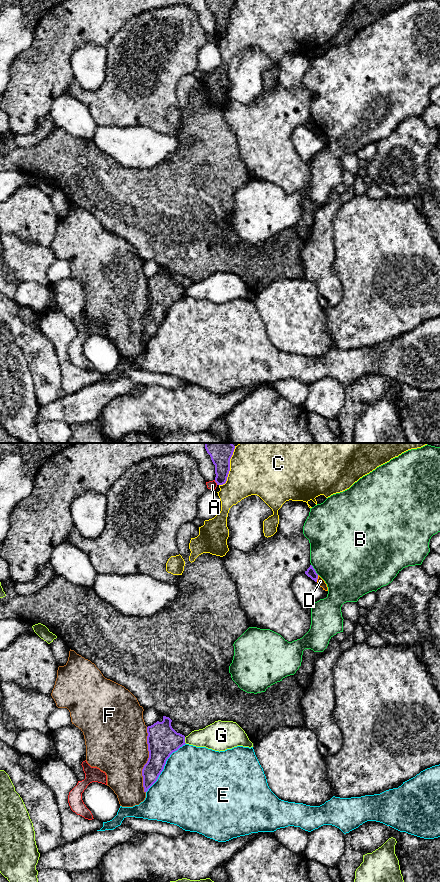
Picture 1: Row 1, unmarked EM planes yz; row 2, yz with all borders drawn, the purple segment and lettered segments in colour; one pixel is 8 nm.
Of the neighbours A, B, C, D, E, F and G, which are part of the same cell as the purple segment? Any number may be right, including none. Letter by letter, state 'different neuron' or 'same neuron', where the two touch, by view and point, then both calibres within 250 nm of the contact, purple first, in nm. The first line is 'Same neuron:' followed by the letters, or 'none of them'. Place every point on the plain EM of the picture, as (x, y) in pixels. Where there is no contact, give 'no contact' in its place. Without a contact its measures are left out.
Same neuron: none of them
A: different neuron; meets purple in yz at (215, 33); 150 nm thick on the purple side, 70 nm on the other
B: different neuron; meets purple in yz at (314, 121); 70 nm thick on the purple side, 500 nm on the other
C: different neuron; meets purple in yz at (229, 20); 150 nm thick on the purple side, 380 nm on the other
D: different neuron; meets purple in yz at (317, 130); 70 nm thick on the purple side, 60 nm on the other
E: different neuron; meets purple in yz at (164, 317); 240 nm thick on the purple side, 500 nm on the other
F: different neuron; meets purple in yz at (148, 312); 240 nm thick on the purple side, 440 nm on the other
G: different neuron; meets purple in yz at (184, 292); 240 nm thick on the purple side, 200 nm on the other

